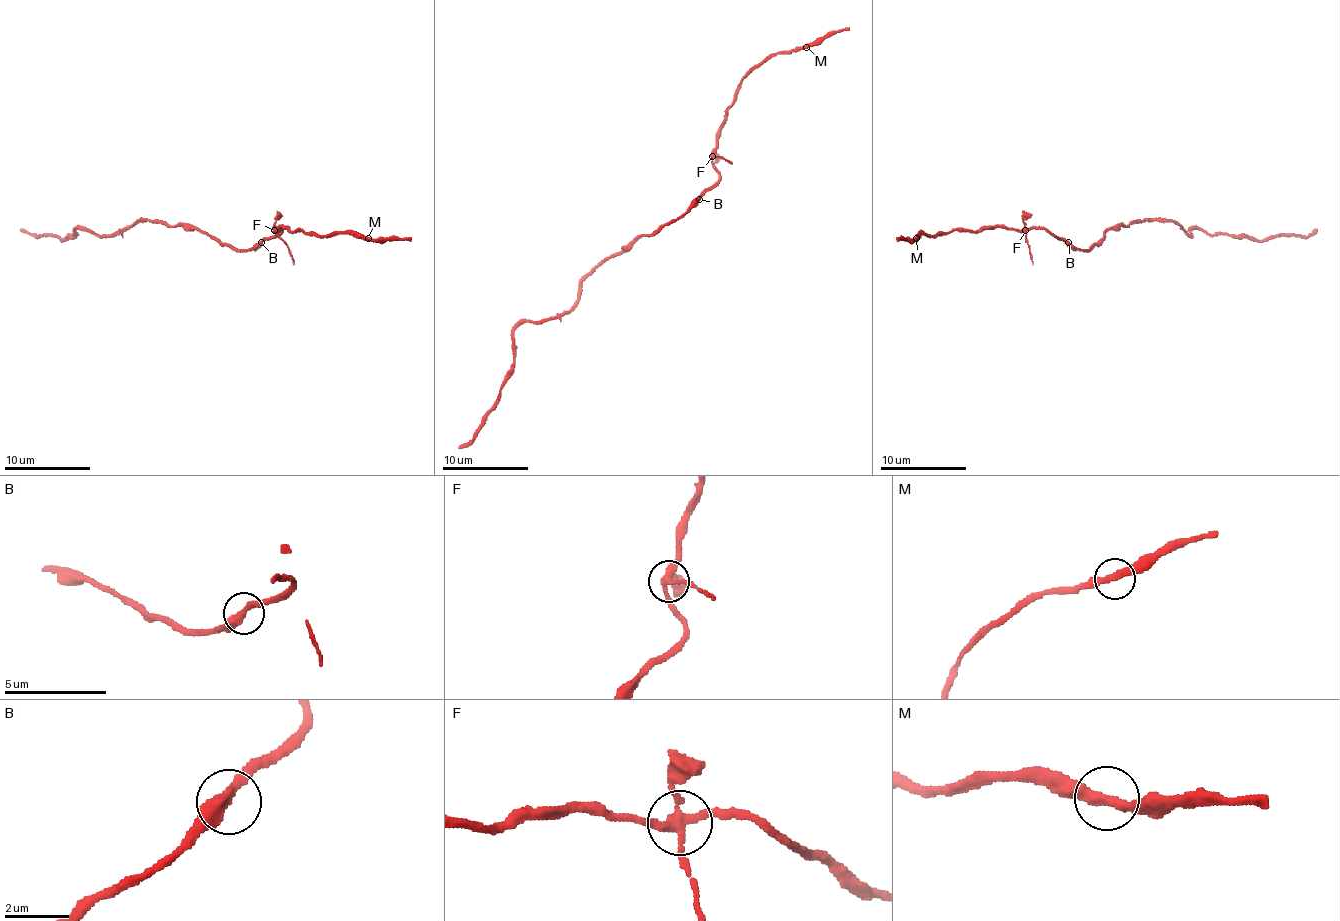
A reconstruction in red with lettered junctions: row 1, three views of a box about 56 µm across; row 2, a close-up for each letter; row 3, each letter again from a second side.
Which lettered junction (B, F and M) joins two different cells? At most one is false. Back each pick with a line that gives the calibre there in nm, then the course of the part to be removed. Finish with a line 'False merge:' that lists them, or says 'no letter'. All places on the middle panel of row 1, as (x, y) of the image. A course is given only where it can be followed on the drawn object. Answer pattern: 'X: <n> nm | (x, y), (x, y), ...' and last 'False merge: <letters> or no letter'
F: 280 nm | (712, 157), (731, 163)
False merge: F

